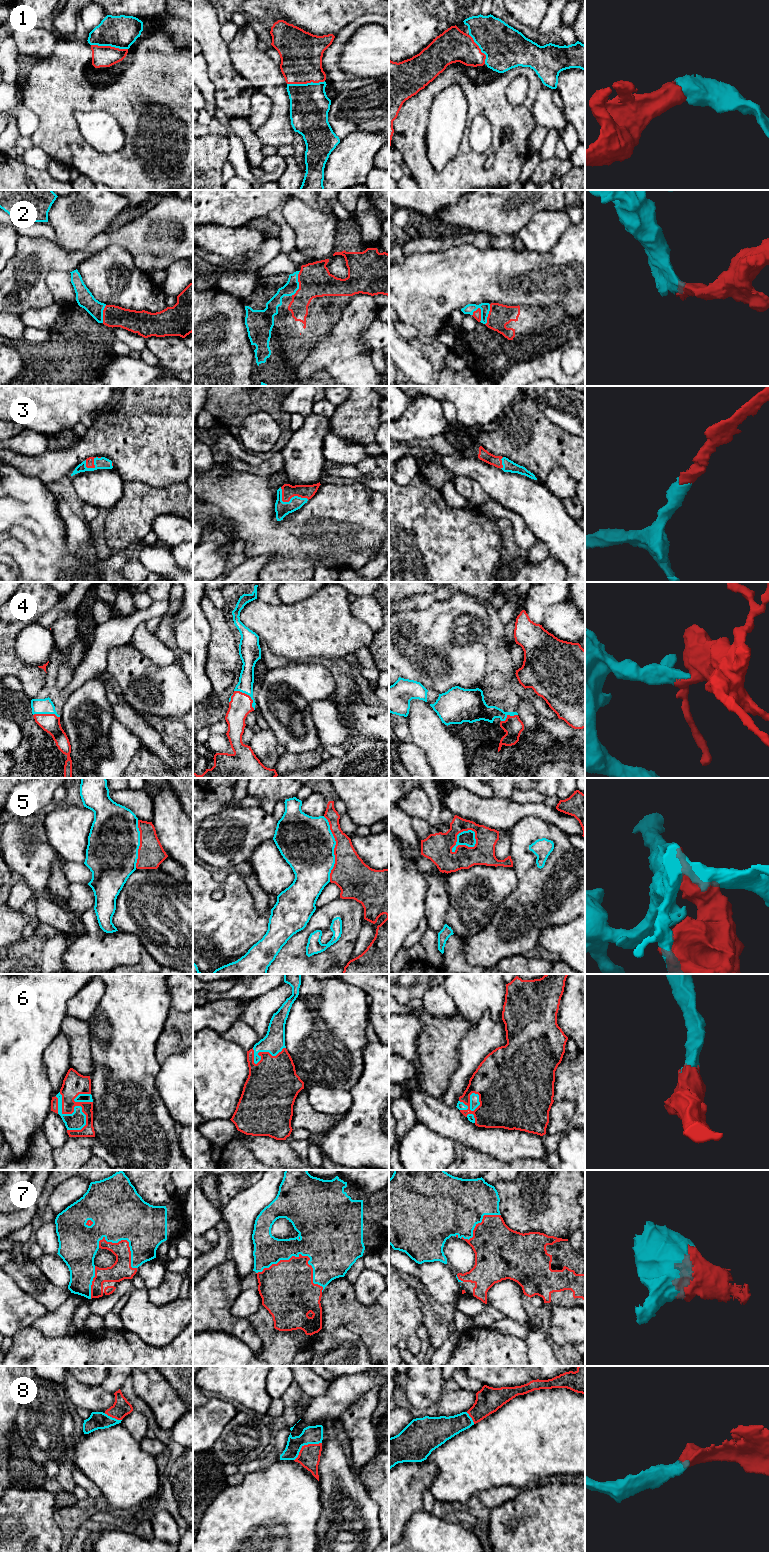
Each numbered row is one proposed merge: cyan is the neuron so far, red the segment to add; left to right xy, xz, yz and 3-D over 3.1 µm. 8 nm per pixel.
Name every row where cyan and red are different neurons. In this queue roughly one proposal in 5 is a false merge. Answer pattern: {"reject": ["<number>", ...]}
{"reject": ["5"]}

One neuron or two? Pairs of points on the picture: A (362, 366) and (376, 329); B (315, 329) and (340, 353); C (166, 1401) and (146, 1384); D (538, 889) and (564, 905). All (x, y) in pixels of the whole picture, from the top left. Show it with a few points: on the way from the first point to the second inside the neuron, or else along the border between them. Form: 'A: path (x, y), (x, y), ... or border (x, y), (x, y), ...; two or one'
A: border (369, 325), (360, 335), (360, 339), (371, 351); two
B: border (339, 318), (330, 333), (318, 342), (309, 354); two
C: path (161, 1397), (151, 1387); one
D: path (544, 895), (552, 899), (558, 899); one

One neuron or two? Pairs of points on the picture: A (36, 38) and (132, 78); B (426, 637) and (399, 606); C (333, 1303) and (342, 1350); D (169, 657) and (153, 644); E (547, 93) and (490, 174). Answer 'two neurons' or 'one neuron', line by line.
A: two neurons
B: two neurons
C: two neurons
D: one neuron
E: two neurons

